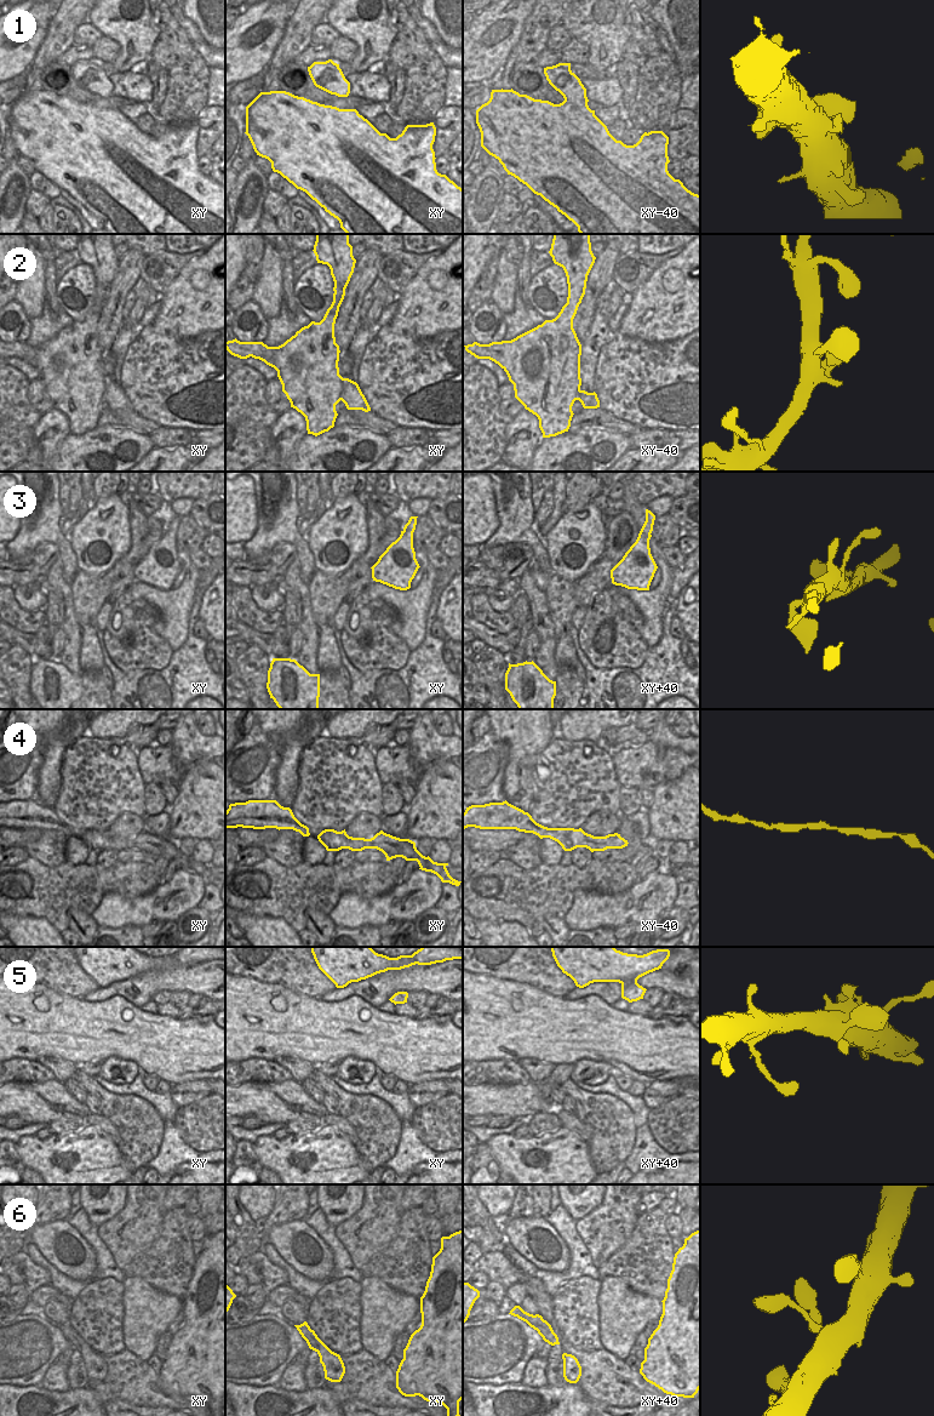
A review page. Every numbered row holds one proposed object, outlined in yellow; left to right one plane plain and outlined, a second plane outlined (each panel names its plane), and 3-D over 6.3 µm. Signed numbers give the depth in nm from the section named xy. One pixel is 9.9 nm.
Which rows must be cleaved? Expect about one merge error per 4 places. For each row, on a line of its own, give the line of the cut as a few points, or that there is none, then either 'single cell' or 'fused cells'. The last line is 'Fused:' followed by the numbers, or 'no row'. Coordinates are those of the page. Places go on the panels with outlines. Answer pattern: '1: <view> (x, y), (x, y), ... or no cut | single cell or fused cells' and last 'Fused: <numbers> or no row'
1: no cut | single cell
2: xy (344, 378), (344, 388), (339, 399) | fused cells
3: no cut | single cell
4: no cut | single cell
5: no cut | single cell
6: no cut | single cell
Fused: 2

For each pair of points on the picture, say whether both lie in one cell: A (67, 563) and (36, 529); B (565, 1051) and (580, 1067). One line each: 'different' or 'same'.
A: same
B: different

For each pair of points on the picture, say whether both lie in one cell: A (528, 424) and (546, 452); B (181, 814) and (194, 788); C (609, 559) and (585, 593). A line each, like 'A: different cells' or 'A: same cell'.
A: different cells
B: same cell
C: same cell

